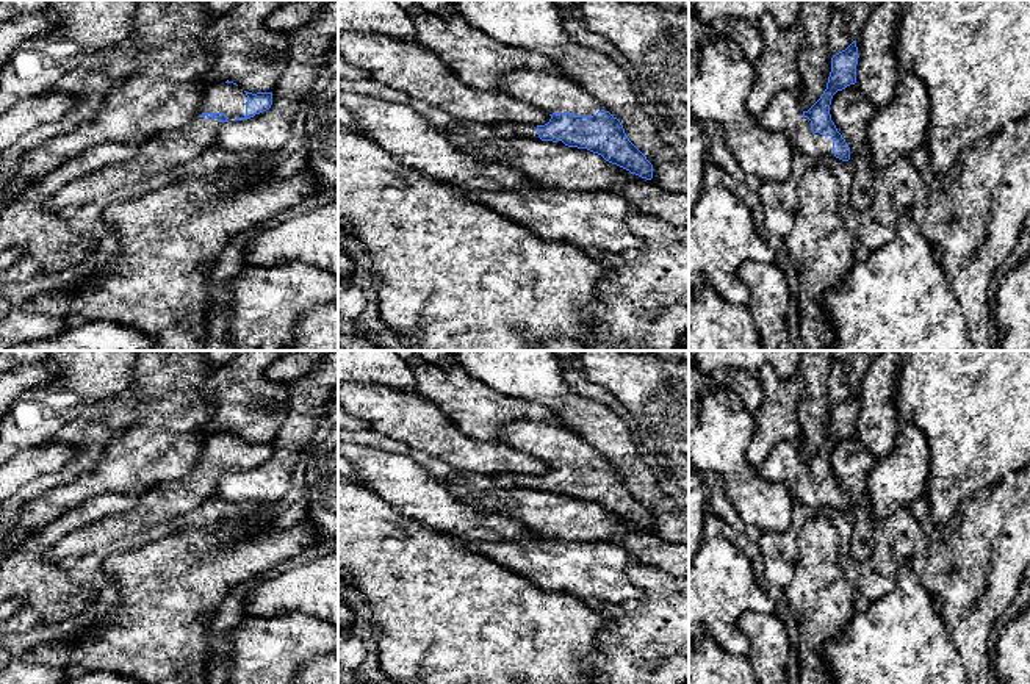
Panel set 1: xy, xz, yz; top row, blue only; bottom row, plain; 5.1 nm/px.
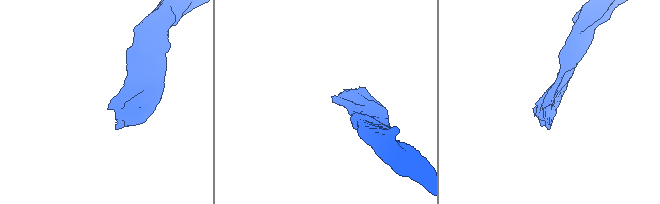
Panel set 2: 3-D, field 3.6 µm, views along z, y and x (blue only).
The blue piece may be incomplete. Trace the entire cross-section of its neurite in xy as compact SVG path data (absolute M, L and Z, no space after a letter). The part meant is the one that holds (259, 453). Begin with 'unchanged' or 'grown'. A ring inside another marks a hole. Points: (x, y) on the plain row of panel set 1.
grown | M229 430L210 434L199 463L186 476L160 481L130 510L72 531L50 549L49 559L56 563L70 563L92 551L111 548L124 537L183 515L216 496L221 473L250 470L269 460L271 455L272 443L246 443Z

